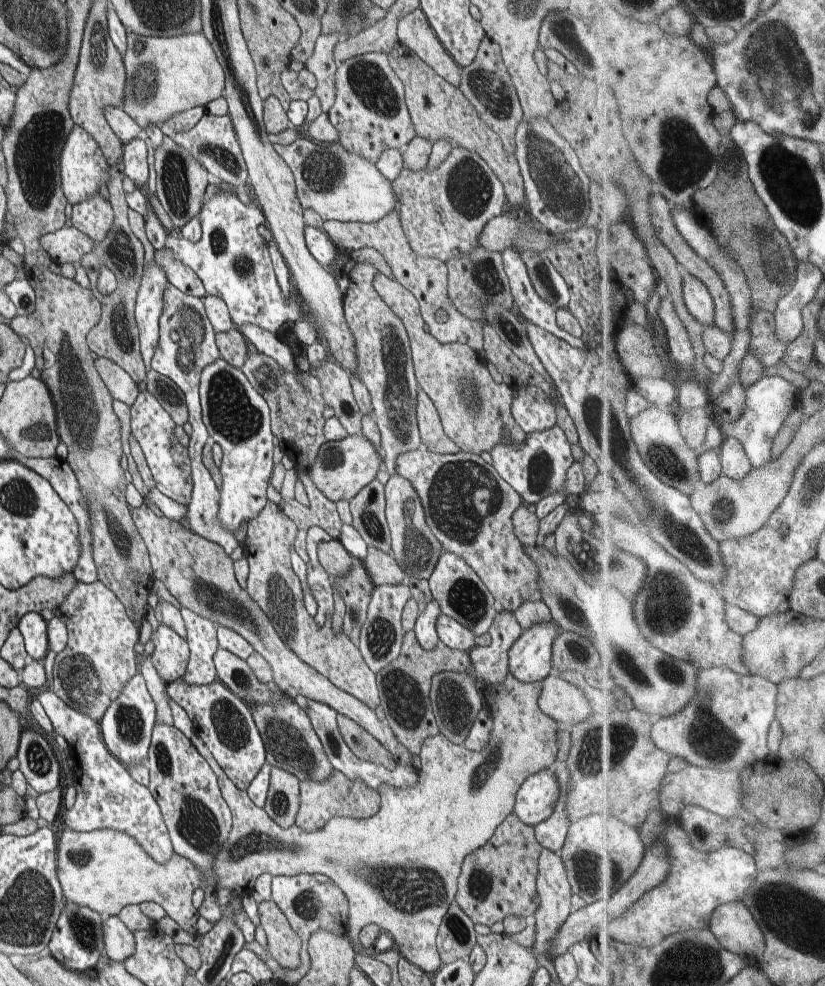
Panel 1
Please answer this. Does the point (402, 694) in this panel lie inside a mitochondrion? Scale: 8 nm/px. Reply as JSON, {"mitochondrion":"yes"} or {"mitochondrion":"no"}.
{"mitochondrion":"yes"}

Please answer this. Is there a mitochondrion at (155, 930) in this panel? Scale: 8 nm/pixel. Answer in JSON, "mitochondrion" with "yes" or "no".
{"mitochondrion":"no"}

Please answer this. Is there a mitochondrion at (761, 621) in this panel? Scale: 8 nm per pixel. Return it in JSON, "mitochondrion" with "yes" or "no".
{"mitochondrion":"no"}

